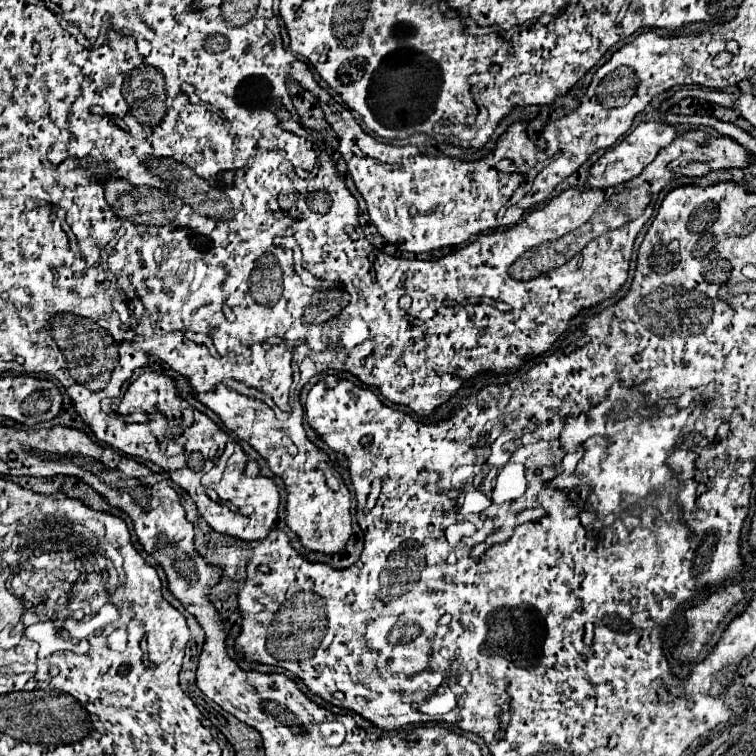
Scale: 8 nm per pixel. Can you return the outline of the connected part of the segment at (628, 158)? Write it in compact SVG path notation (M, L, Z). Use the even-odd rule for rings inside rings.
M642 122L642 124L638 124L634 130L630 130L620 140L618 146L614 146L606 154L602 154L602 158L590 168L588 186L608 188L608 186L618 186L618 184L626 182L626 180L634 178L636 174L642 172L642 166L652 162L656 158L656 154L662 148L666 148L674 138L676 138L676 130L670 124L664 124L664 122Z

